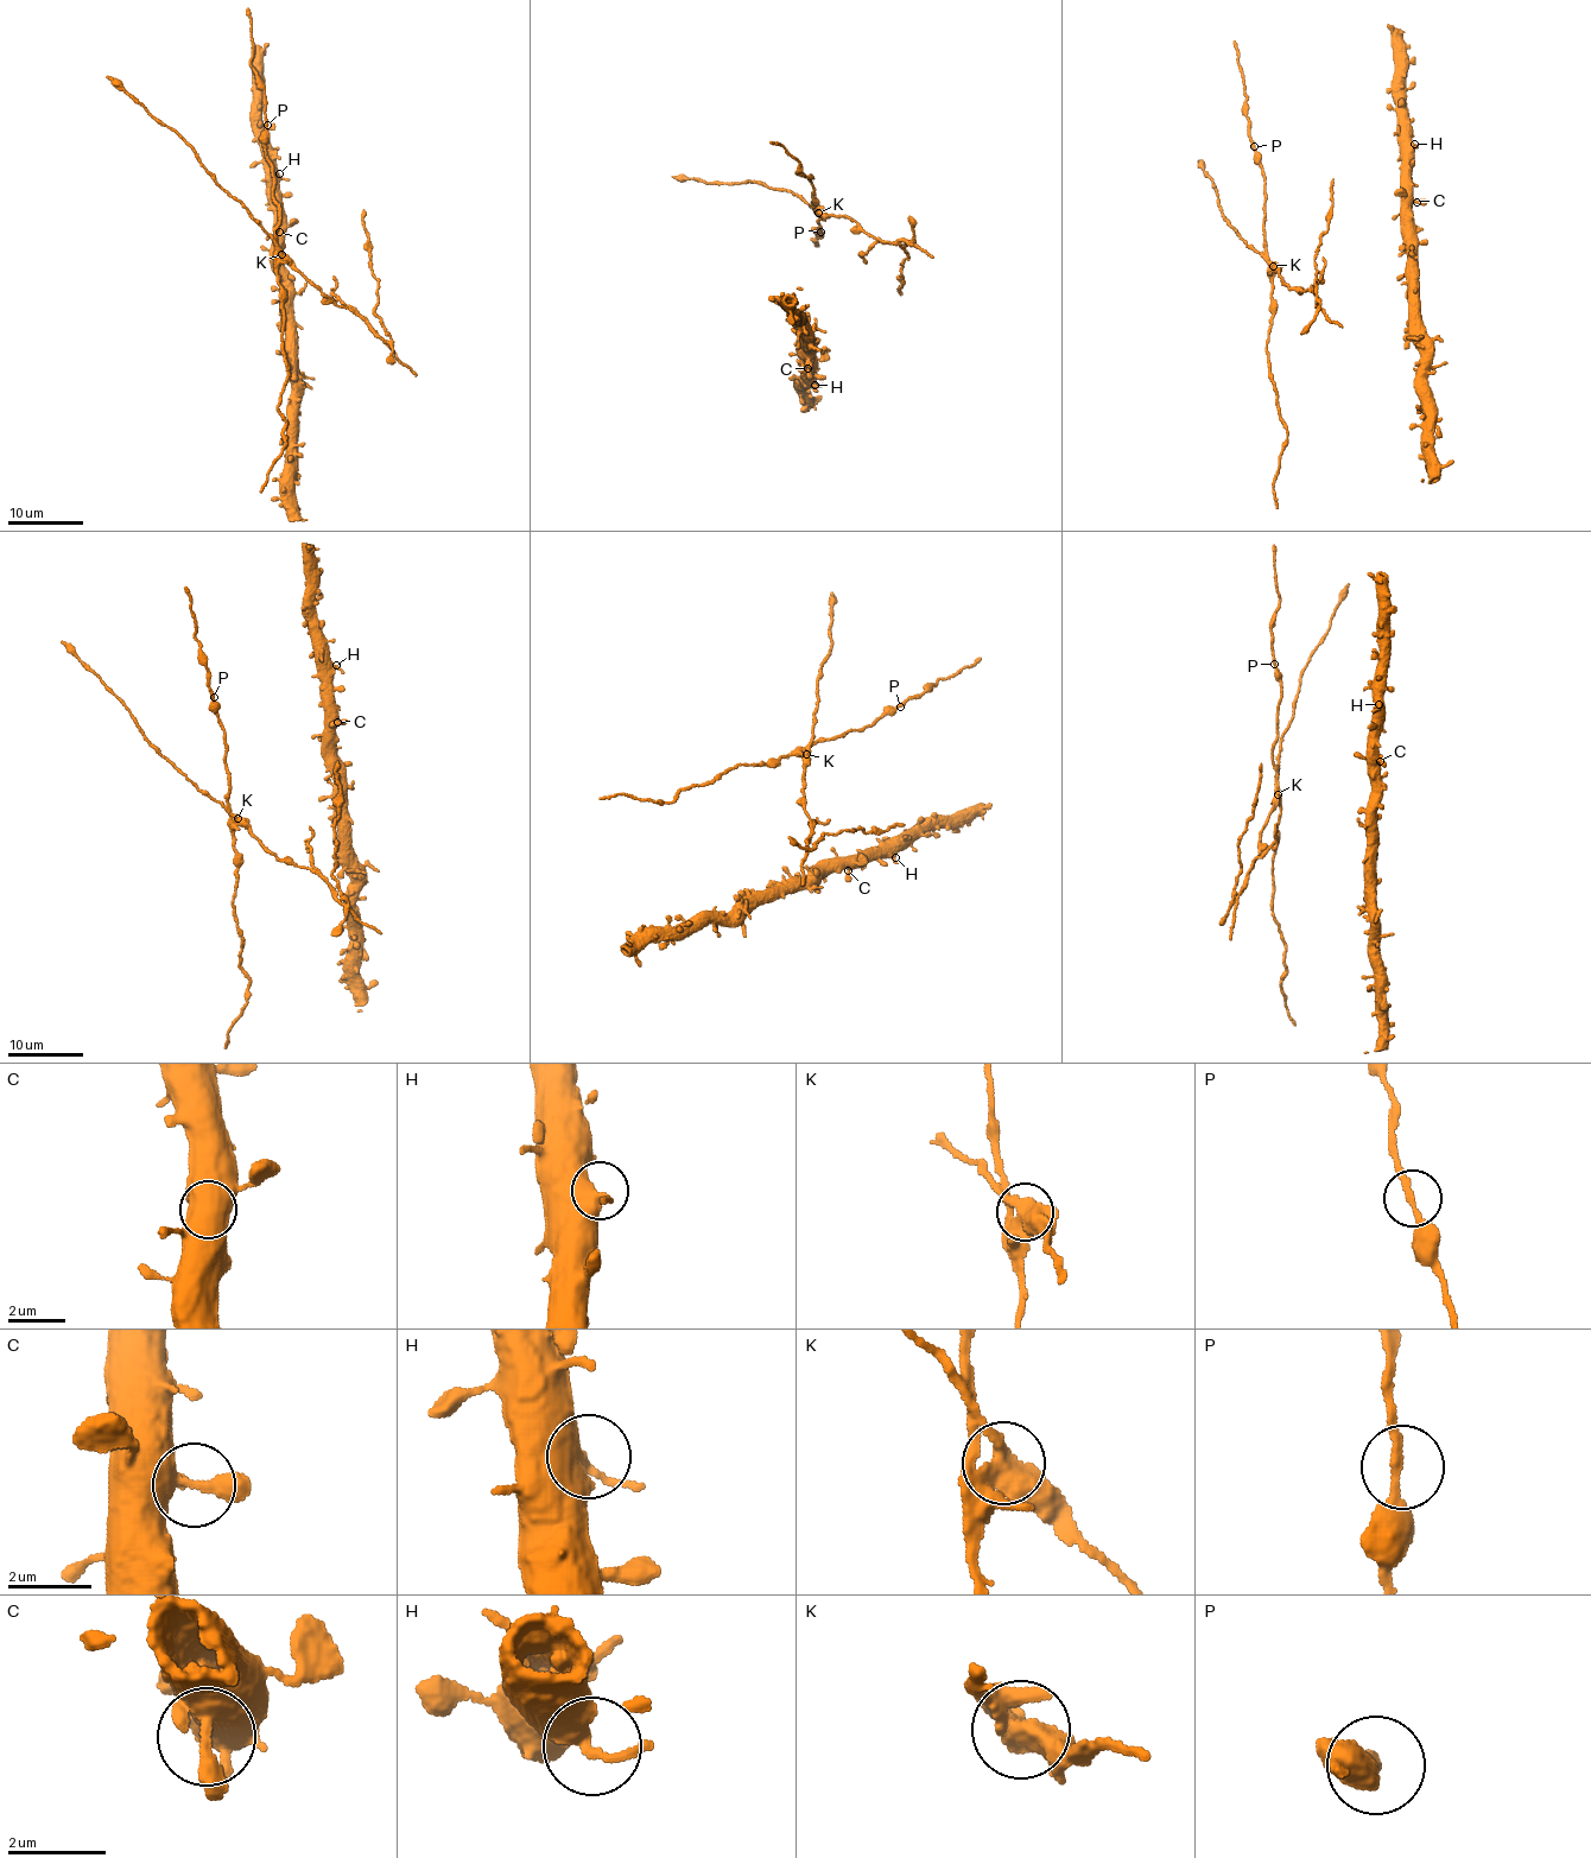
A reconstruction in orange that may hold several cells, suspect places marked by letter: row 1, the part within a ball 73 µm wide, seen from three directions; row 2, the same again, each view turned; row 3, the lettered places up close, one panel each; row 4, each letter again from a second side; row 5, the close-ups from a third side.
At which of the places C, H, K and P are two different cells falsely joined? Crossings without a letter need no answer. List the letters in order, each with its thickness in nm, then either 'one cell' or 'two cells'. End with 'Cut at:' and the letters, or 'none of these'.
C: 400 nm | one cell
H: 420 nm | one cell
K: 420 nm | two cells
P: 190 nm | one cell
Cut at: K

